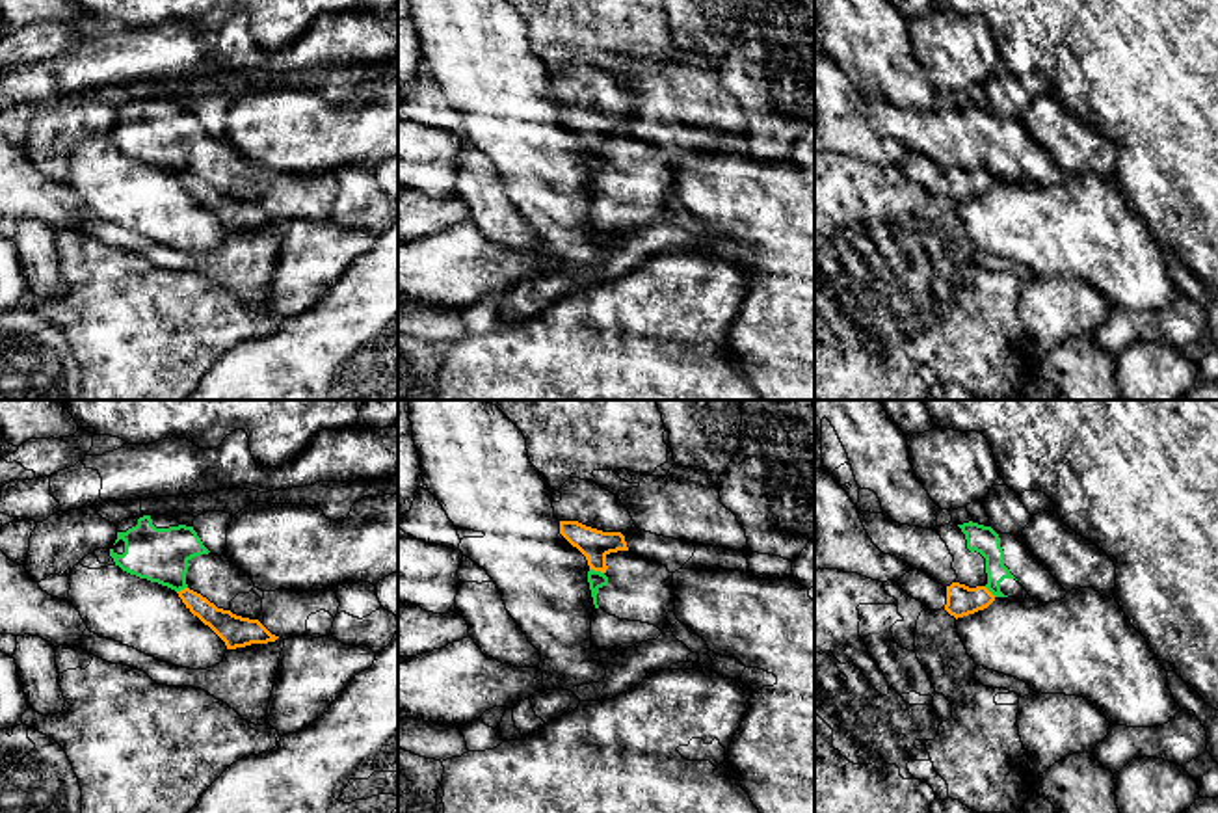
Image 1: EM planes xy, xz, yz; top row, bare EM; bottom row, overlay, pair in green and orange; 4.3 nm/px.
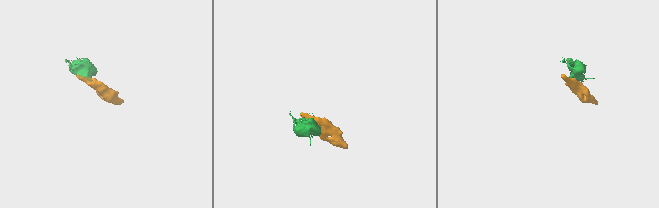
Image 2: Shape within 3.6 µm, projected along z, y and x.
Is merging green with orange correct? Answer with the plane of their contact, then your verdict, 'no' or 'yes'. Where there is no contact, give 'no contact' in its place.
contact in xz; no

